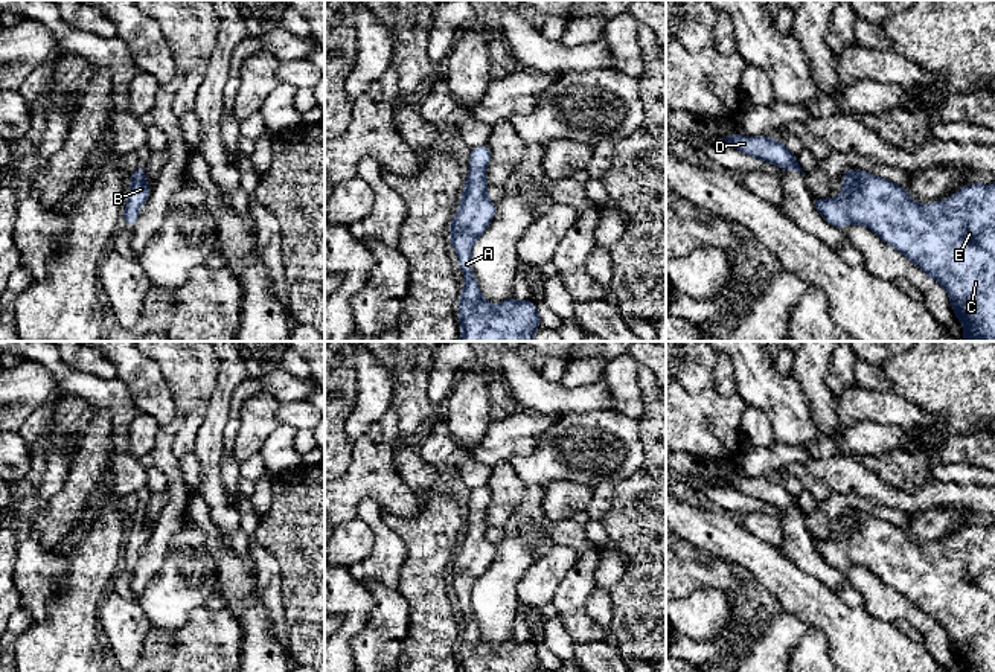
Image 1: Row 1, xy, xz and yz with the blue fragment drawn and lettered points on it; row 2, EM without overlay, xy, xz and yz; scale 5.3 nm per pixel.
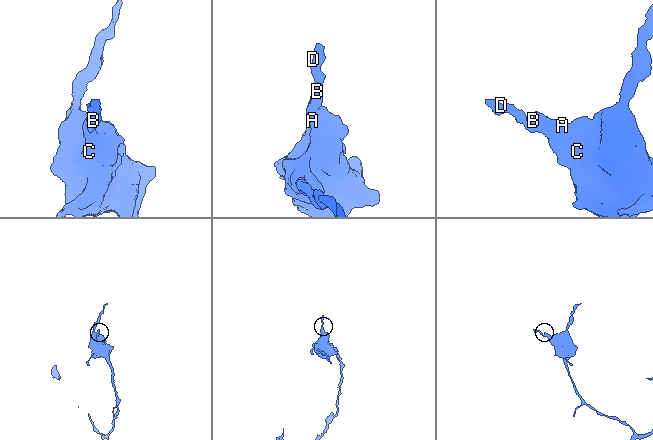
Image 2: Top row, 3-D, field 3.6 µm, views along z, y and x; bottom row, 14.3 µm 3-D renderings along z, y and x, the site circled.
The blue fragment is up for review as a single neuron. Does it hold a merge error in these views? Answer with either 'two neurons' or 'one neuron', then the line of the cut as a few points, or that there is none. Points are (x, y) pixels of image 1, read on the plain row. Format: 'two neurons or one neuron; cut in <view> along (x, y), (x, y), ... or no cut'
one neuron; no cut

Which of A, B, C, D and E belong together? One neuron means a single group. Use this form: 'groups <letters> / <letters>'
groups A B C D E

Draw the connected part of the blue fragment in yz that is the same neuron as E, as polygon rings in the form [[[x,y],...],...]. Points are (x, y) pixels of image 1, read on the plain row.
[[[849,510],[841,520],[843,530],[837,541],[814,538],[817,553],[830,567],[843,570],[852,564],[870,568],[946,631],[955,660],[965,666],[965,672],[995,672],[995,526],[966,526],[951,539],[920,547],[908,538],[905,527],[865,512]]]

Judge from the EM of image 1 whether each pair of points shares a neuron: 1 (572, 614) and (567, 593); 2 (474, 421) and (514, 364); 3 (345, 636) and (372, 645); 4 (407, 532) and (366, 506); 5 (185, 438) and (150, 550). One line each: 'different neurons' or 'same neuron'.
1: same neuron
2: different neurons
3: different neurons
4: different neurons
5: different neurons

